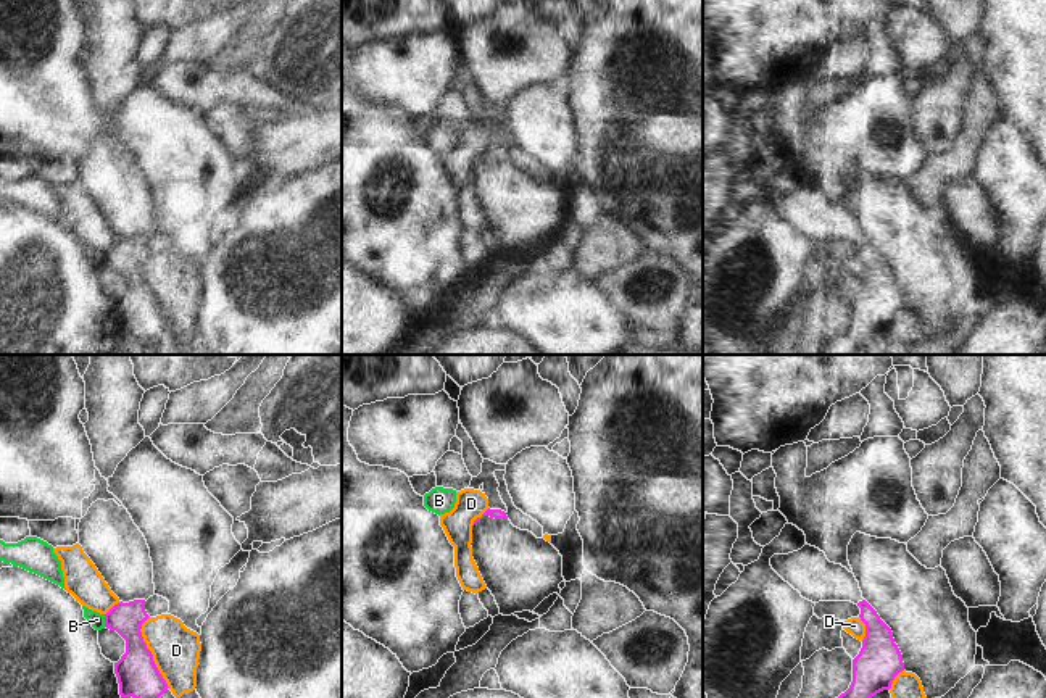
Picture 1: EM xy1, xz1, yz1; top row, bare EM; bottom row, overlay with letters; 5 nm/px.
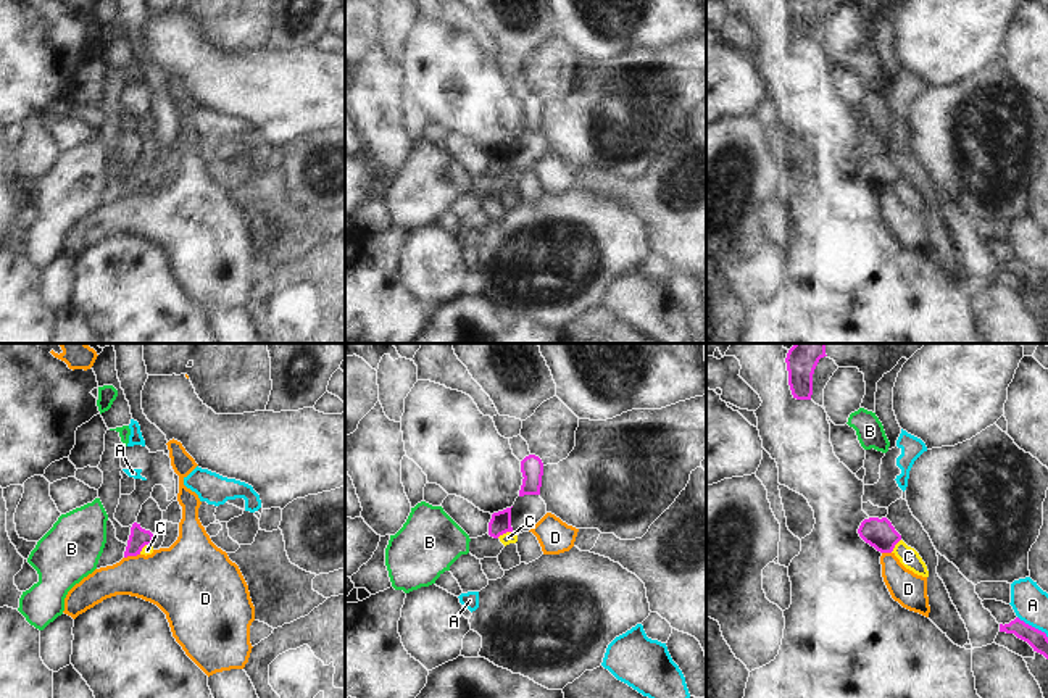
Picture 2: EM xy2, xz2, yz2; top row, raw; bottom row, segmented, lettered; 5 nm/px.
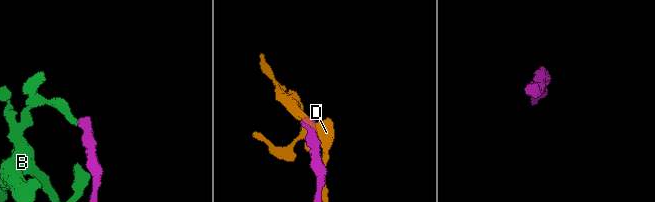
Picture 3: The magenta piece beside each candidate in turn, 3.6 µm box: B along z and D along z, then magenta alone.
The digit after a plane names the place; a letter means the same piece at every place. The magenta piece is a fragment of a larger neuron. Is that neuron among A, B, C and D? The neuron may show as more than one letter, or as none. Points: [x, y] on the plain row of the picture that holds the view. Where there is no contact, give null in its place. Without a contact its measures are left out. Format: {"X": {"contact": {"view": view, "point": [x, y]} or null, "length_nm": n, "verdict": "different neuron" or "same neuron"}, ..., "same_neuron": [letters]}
{"A": {"contact": {"view": "yz2", "point": [1034, 266]}, "length_nm": 190, "verdict": "different neuron"}, "B": {"contact": {"view": "xy1", "point": [105, 260]}, "length_nm": 60, "verdict": "different neuron"}, "C": {"contact": {"view": "xz2", "point": [503, 171]}, "length_nm": 80, "verdict": "different neuron"}, "D": {"contact": {"view": "xy1", "point": [150, 290]}, "length_nm": 380, "verdict": "different neuron"}, "same_neuron": []}

